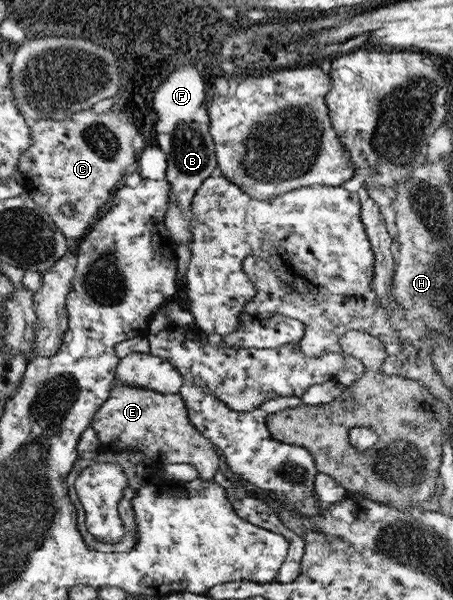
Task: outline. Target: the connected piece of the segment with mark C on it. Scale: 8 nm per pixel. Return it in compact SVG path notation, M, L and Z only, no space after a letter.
M90 108L88 110L84 110L68 119L58 120L58 119L42 119L38 122L32 124L32 137L33 142L31 145L31 149L27 151L26 154L20 158L20 165L22 175L18 181L27 189L27 192L33 196L33 198L42 206L48 210L48 213L55 219L57 226L64 231L66 235L68 235L68 239L72 242L75 239L83 239L83 237L88 233L90 227L94 225L94 223L98 222L102 217L100 213L106 209L106 205L108 205L108 201L112 199L112 193L110 191L114 191L118 185L120 185L120 179L122 179L122 175L126 175L126 173L122 173L122 171L126 171L124 167L120 167L120 165L124 165L128 159L132 159L134 161L134 149L130 147L132 145L132 139L136 137L136 127L132 127L128 121L124 123L124 125L120 125L116 131L114 131L114 145L112 145L112 131L100 131L98 129L98 117L94 115L94 113L90 113Z

